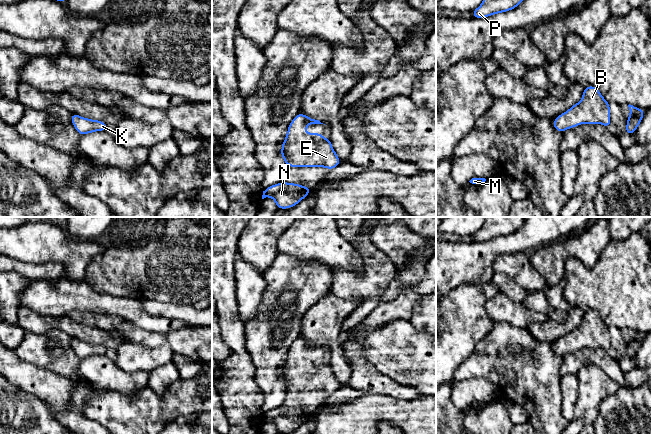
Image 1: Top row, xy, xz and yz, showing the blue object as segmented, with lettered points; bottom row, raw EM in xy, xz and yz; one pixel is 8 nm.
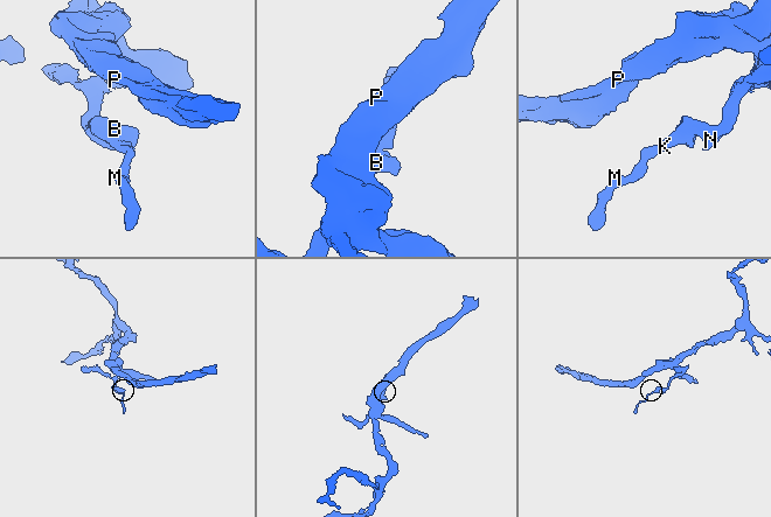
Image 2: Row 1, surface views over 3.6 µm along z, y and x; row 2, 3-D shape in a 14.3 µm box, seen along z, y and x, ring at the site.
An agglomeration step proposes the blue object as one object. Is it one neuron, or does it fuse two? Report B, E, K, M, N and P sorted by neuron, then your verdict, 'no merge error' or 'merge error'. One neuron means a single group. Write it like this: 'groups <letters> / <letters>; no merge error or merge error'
groups B E K M N P; no merge error

